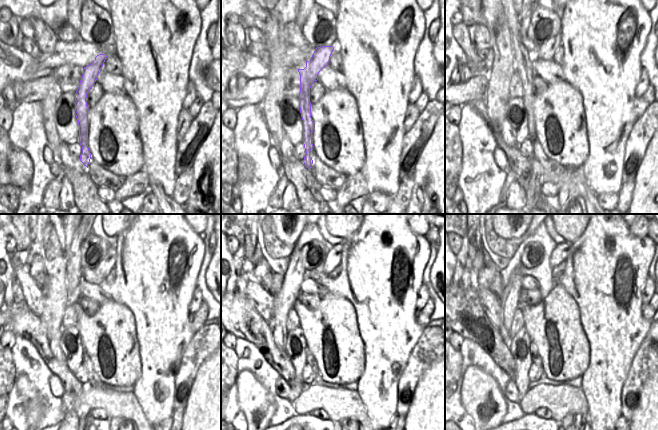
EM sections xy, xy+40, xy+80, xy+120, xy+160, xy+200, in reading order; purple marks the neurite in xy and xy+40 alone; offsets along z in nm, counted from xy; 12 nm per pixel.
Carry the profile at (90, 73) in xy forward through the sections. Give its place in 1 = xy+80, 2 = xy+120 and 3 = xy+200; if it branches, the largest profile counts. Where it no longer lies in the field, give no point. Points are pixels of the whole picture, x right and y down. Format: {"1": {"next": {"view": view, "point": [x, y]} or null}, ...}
{"1": {"next": {"view": "xy+80", "point": [526, 75]}}, "2": {"next": {"view": "xy+120", "point": [103, 269]}}, "3": {"next": {"view": "xy+200", "point": [559, 255]}}}

